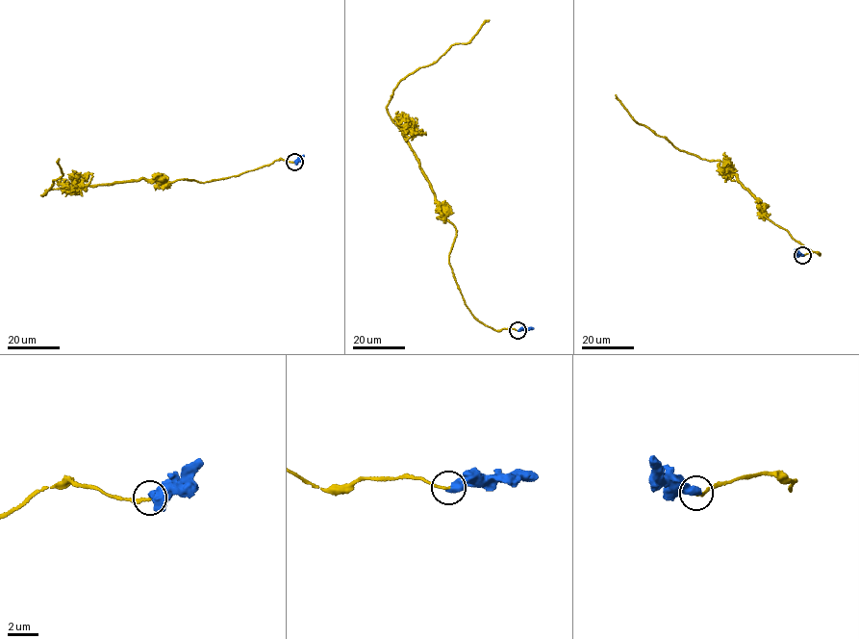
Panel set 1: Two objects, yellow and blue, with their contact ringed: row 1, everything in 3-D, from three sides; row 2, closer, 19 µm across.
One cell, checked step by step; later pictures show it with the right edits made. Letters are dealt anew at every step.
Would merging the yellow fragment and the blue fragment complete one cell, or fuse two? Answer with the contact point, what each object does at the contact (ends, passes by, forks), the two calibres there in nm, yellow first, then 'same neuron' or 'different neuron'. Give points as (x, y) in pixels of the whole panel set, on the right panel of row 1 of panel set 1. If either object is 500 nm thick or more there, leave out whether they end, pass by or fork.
place (802, 255); calibres 180 and 500 nm; same neuron

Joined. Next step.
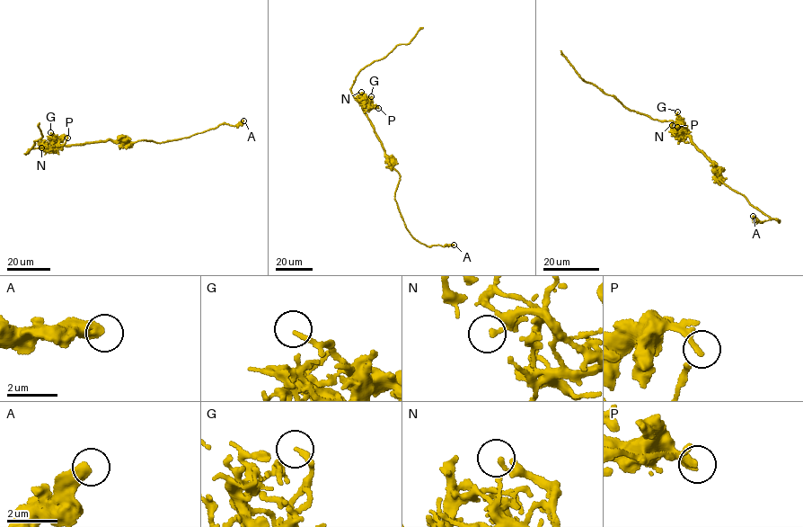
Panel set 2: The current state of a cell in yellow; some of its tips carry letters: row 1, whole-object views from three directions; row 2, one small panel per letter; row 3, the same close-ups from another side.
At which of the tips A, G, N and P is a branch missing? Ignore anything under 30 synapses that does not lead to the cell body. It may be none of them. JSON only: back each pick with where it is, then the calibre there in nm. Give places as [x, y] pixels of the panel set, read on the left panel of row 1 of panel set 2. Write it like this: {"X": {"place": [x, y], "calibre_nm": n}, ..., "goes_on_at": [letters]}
{"goes_on_at": []}

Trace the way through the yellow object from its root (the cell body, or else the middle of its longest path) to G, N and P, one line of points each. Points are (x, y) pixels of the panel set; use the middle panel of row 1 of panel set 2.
G: (378, 138), (363, 109), (370, 102), (371, 96)
N: (378, 138), (363, 110), (366, 100), (361, 92)
P: (378, 138), (363, 107), (378, 108)

